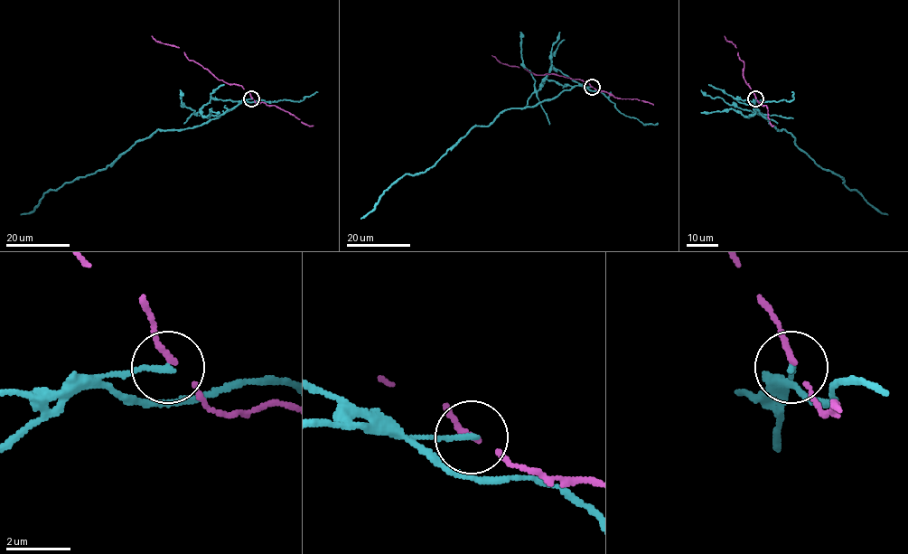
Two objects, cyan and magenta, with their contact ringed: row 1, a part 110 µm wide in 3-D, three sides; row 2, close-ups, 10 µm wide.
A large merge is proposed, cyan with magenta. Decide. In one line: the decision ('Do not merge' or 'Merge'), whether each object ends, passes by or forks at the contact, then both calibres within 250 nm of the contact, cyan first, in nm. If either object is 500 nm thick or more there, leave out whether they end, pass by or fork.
Do not merge. At the ring cyan ends. At the ring magenta passes by. Thickness 180 nm (cyan) against 130 nm

